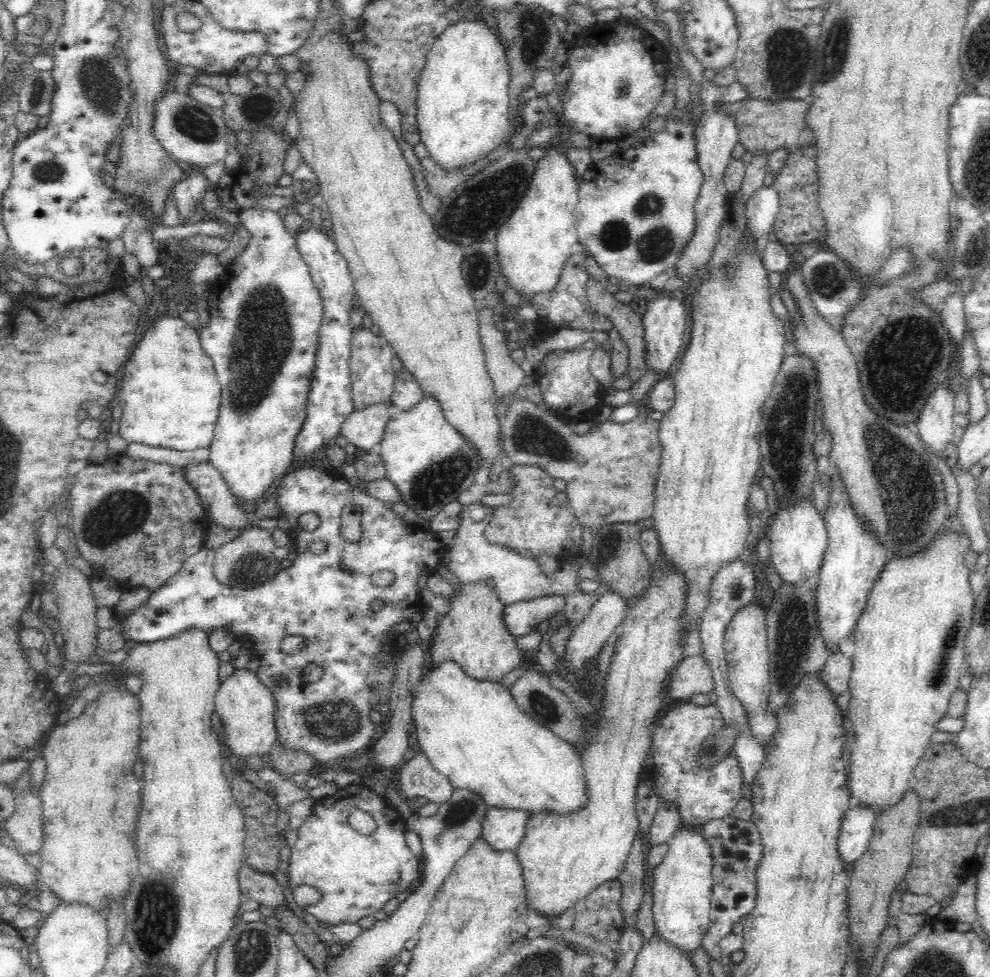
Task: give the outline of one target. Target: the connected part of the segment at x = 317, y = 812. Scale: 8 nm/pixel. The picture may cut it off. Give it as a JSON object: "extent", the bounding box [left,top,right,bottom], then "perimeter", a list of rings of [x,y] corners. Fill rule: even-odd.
{"extent":[287,781,420,925],"perimeter":[[[362,781],[339,788],[334,794],[318,799],[307,820],[297,828],[299,837],[288,862],[287,888],[292,892],[295,887],[310,884],[322,892],[318,903],[304,907],[304,911],[315,916],[319,922],[338,925],[340,922],[358,922],[362,916],[373,915],[387,900],[394,898],[397,892],[410,891],[410,886],[420,878],[420,858],[408,848],[404,839],[405,830],[406,823],[398,812],[390,808],[381,795],[363,785]],[[353,810],[362,810],[376,821],[377,827],[372,834],[362,836],[349,827],[348,817]]]}

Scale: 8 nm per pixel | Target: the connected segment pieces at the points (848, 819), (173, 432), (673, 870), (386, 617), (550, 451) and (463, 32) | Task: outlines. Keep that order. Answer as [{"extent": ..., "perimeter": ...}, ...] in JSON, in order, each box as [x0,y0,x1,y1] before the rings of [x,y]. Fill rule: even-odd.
[{"extent":[838,807,876,864],"perimeter":[[[857,807],[848,809],[842,820],[838,832],[838,857],[844,864],[857,861],[867,850],[874,834],[876,814],[870,807]]]},{"extent":[115,314,220,450],"perimeter":[[[170,314],[158,317],[158,320],[153,322],[153,328],[148,329],[141,340],[137,342],[134,351],[130,352],[129,359],[125,362],[123,369],[123,376],[120,377],[121,383],[118,386],[117,394],[115,395],[115,403],[122,408],[122,414],[119,423],[118,434],[126,440],[126,442],[139,442],[147,446],[154,446],[168,450],[208,450],[211,446],[212,439],[214,438],[214,428],[219,414],[220,408],[220,383],[216,379],[216,371],[214,370],[214,363],[210,356],[208,356],[204,349],[200,346],[198,340],[198,330],[192,329],[183,319]]]},{"extent":[652,825,712,958],"perimeter":[[[682,825],[667,842],[668,852],[653,870],[652,914],[655,934],[676,946],[683,954],[692,958],[694,950],[700,948],[706,931],[710,929],[712,896],[712,857],[698,827]]]},{"extent":[118,465,444,766],"perimeter":[[[319,465],[312,466],[310,468],[302,468],[302,470],[290,469],[288,474],[284,476],[280,486],[277,488],[277,503],[280,508],[282,508],[282,514],[284,518],[290,523],[293,533],[296,535],[297,547],[296,547],[296,559],[292,561],[290,566],[286,568],[283,567],[280,571],[276,572],[275,578],[271,580],[266,580],[264,584],[256,586],[255,588],[241,588],[241,587],[230,587],[220,584],[216,577],[214,577],[214,571],[212,571],[213,563],[211,559],[215,556],[215,550],[207,547],[202,547],[196,554],[190,556],[186,559],[186,562],[182,565],[182,568],[174,574],[172,578],[169,578],[166,584],[162,584],[158,590],[151,592],[148,602],[142,604],[142,606],[134,609],[131,613],[128,613],[124,618],[120,618],[120,624],[118,628],[121,633],[130,641],[130,643],[143,643],[147,644],[149,642],[156,642],[161,640],[166,640],[167,638],[172,638],[177,634],[186,632],[190,629],[202,629],[209,633],[213,630],[218,629],[228,629],[230,633],[236,635],[238,638],[244,637],[247,638],[252,644],[252,650],[256,653],[256,657],[259,660],[259,667],[257,669],[256,677],[262,685],[272,688],[272,696],[278,698],[276,700],[276,706],[274,706],[274,724],[276,725],[277,731],[277,743],[286,747],[290,750],[298,750],[304,753],[308,753],[310,758],[318,761],[318,766],[325,766],[328,762],[337,758],[344,758],[348,756],[359,756],[367,751],[369,744],[372,742],[372,739],[375,737],[376,724],[370,719],[370,712],[376,710],[375,706],[380,703],[388,703],[389,698],[392,692],[392,687],[394,686],[395,681],[395,664],[397,659],[392,657],[392,651],[397,647],[396,643],[396,630],[393,631],[392,628],[396,624],[410,620],[412,614],[420,611],[424,603],[422,602],[421,588],[418,585],[418,578],[421,576],[422,572],[427,572],[427,575],[433,573],[437,570],[440,565],[442,555],[444,553],[444,544],[440,539],[436,538],[435,534],[430,534],[428,531],[425,531],[421,526],[415,524],[410,524],[405,521],[403,518],[400,518],[399,515],[394,513],[389,504],[385,504],[383,501],[377,500],[372,496],[366,494],[362,490],[352,490],[350,484],[345,482],[340,477],[334,476],[332,473],[326,472]],[[348,505],[358,505],[360,510],[362,510],[363,518],[361,522],[362,526],[362,536],[357,541],[350,541],[344,539],[341,536],[341,514],[345,506]],[[305,513],[316,513],[320,517],[320,526],[312,532],[306,532],[302,530],[298,523],[298,518]],[[320,539],[326,543],[326,550],[320,552],[320,554],[312,554],[311,544],[316,540]],[[383,570],[388,570],[394,575],[393,582],[388,584],[386,587],[378,587],[372,581],[372,574],[374,572],[381,572]],[[373,600],[381,600],[384,603],[384,607],[378,612],[370,611],[370,602]],[[290,634],[302,634],[305,636],[305,645],[303,646],[304,651],[297,652],[296,654],[290,655],[282,653],[282,651],[276,650],[278,642],[284,638],[284,636],[290,636]],[[310,662],[318,662],[324,667],[324,675],[317,682],[306,683],[302,681],[302,668]]]},{"extent":[501,398,662,530],"perimeter":[[[520,398],[514,402],[505,417],[502,418],[501,434],[503,437],[502,444],[508,458],[516,466],[538,466],[538,469],[544,470],[551,478],[562,479],[568,483],[568,488],[565,491],[568,496],[569,507],[574,511],[574,517],[578,518],[581,525],[590,526],[594,530],[600,529],[602,526],[613,523],[638,523],[640,520],[650,519],[653,516],[655,505],[655,483],[659,476],[659,467],[661,464],[662,444],[659,439],[659,422],[650,418],[645,412],[638,415],[630,422],[614,422],[610,418],[602,419],[600,423],[593,426],[589,432],[583,435],[574,433],[566,423],[560,421],[559,415],[553,413],[544,413],[542,409],[532,401],[526,398]]]},{"extent":[416,15,512,169],"perimeter":[[[479,15],[473,22],[462,18],[434,42],[416,82],[416,124],[428,157],[442,169],[465,169],[508,141],[512,124],[510,75],[498,36]]]}]

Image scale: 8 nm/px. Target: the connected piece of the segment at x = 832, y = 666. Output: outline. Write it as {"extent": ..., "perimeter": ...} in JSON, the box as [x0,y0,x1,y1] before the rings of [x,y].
{"extent":[818,652,851,697],"perimeter":[[[838,652],[829,655],[822,668],[818,670],[818,676],[822,679],[822,683],[832,691],[832,695],[835,697],[848,691],[851,664],[851,658]]]}

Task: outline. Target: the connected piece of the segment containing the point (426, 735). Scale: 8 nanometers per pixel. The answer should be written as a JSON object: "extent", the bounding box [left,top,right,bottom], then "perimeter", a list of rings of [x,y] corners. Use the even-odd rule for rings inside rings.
{"extent":[412,661,587,817],"perimeter":[[[444,661],[425,670],[413,697],[412,718],[421,752],[448,778],[453,789],[476,793],[486,808],[524,811],[529,817],[536,813],[567,815],[587,803],[587,778],[579,751],[528,716],[501,682],[474,680],[454,662]]]}

